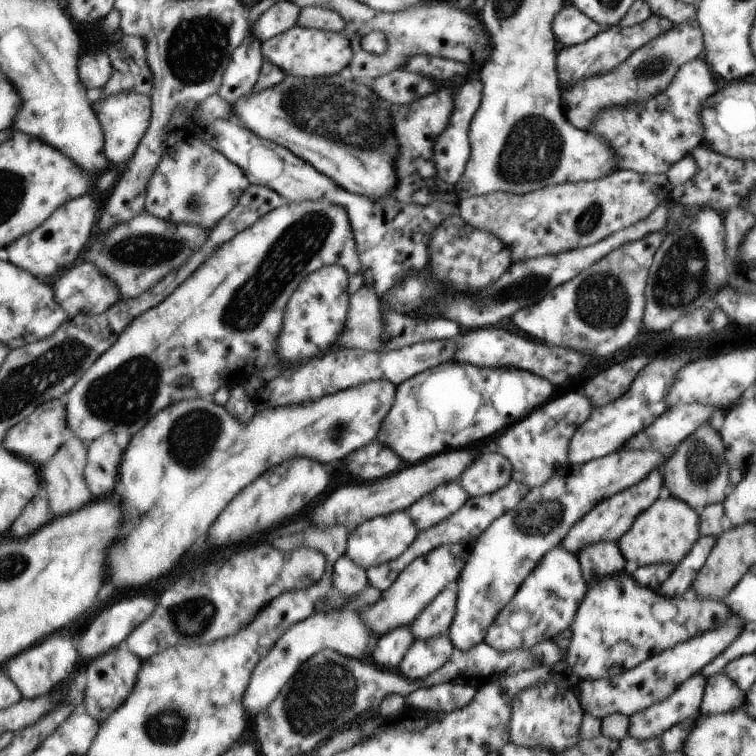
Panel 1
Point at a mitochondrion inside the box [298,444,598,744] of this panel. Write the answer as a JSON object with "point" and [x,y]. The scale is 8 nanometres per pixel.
{"point":[538,518]}

